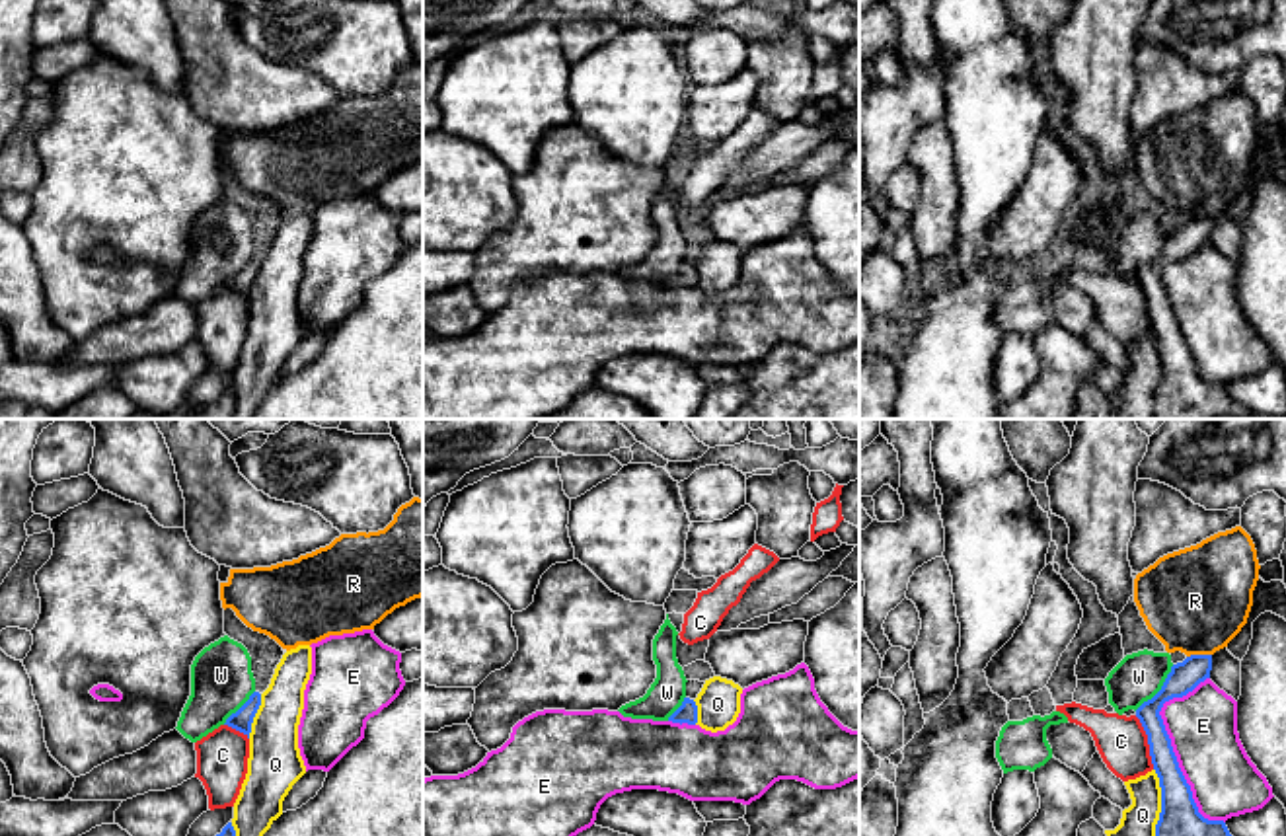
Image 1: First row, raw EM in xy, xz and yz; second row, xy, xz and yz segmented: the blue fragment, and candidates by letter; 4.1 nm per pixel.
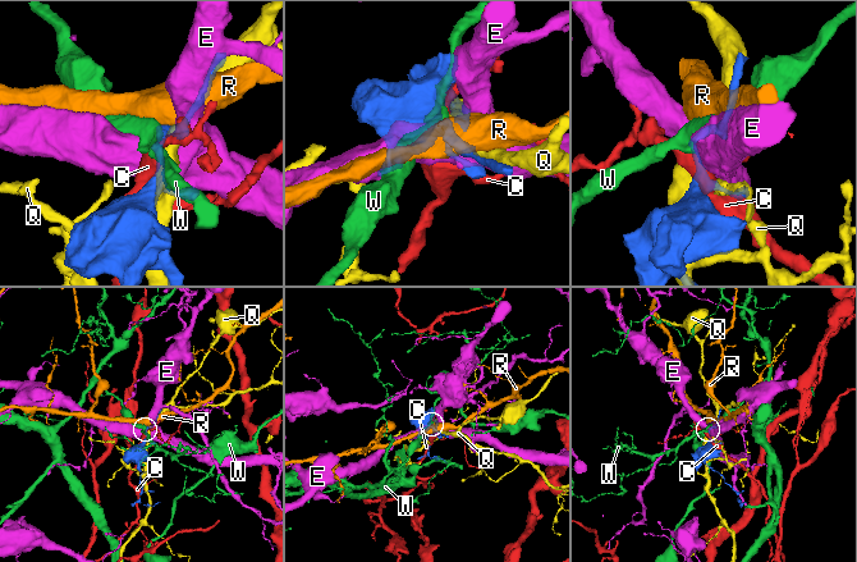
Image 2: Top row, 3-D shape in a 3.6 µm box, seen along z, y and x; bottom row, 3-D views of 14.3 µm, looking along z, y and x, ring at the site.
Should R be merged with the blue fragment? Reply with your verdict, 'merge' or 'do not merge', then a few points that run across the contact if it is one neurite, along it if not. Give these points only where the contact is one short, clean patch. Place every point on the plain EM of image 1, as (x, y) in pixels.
do not merge; line yz (1210, 217), (1191, 217), (1187, 221)

